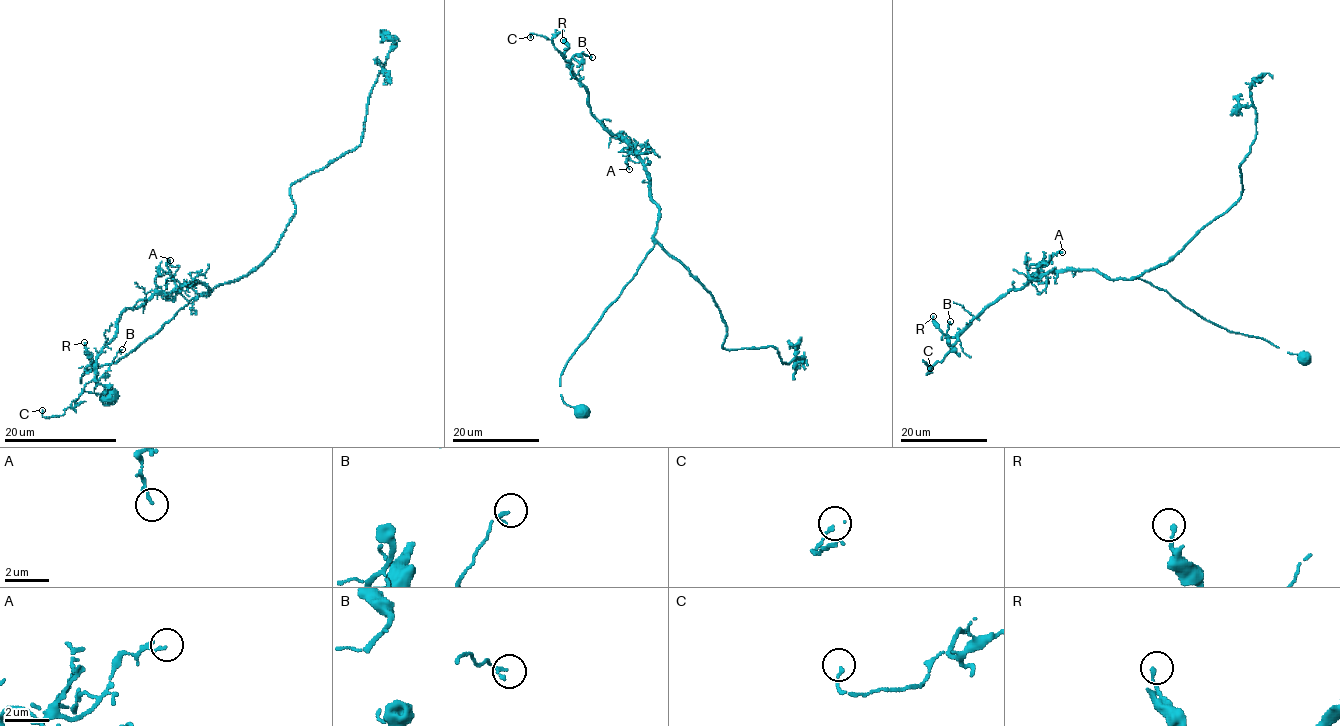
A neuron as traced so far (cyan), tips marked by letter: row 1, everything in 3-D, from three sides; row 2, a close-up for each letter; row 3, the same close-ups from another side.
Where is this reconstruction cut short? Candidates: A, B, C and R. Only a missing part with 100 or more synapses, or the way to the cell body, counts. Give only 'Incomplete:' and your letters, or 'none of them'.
Incomplete: none of them

